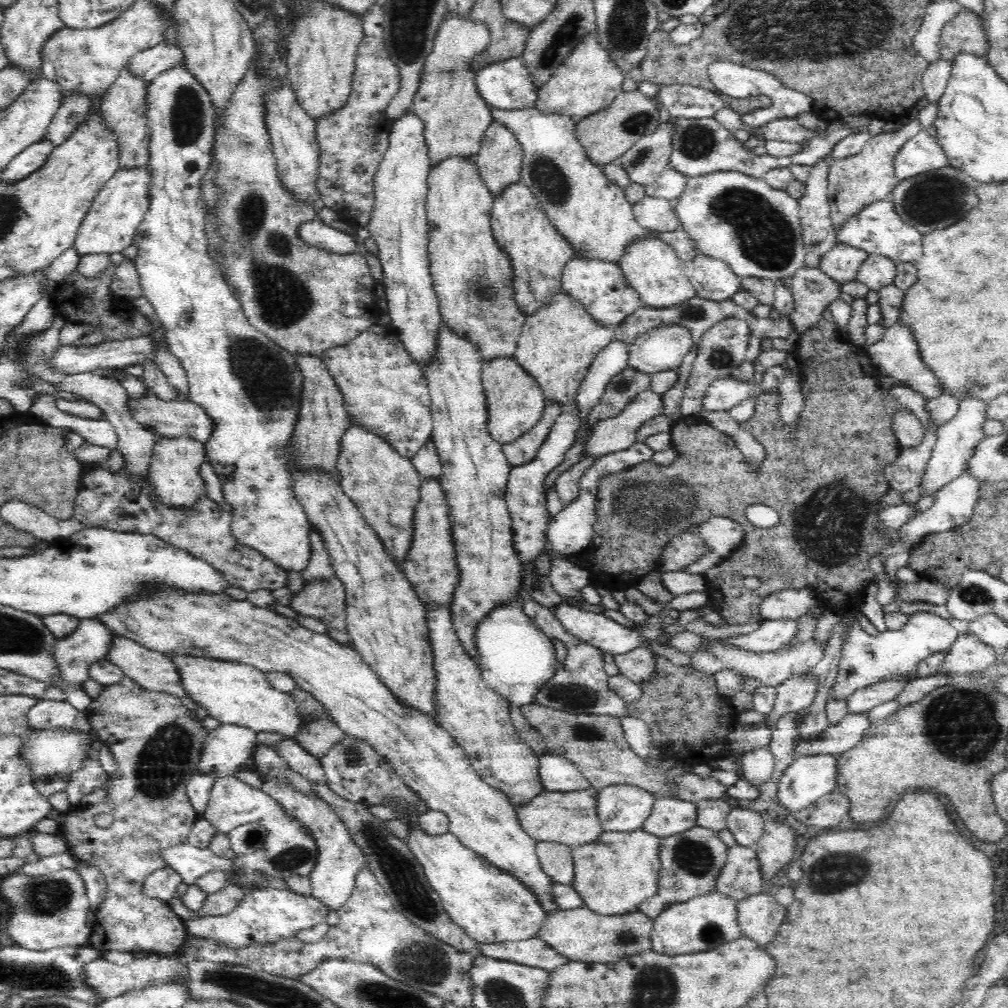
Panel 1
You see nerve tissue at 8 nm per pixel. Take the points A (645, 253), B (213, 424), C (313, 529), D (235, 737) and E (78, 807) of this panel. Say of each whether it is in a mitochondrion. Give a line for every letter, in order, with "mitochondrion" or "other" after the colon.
A: other
B: other
C: other
D: other
E: other

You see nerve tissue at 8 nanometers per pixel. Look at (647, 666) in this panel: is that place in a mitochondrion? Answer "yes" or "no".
no

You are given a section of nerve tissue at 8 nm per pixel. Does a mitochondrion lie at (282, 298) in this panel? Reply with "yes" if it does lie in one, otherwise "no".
yes

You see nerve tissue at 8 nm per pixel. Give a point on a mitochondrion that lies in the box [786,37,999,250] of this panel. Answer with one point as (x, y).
(928, 200)

